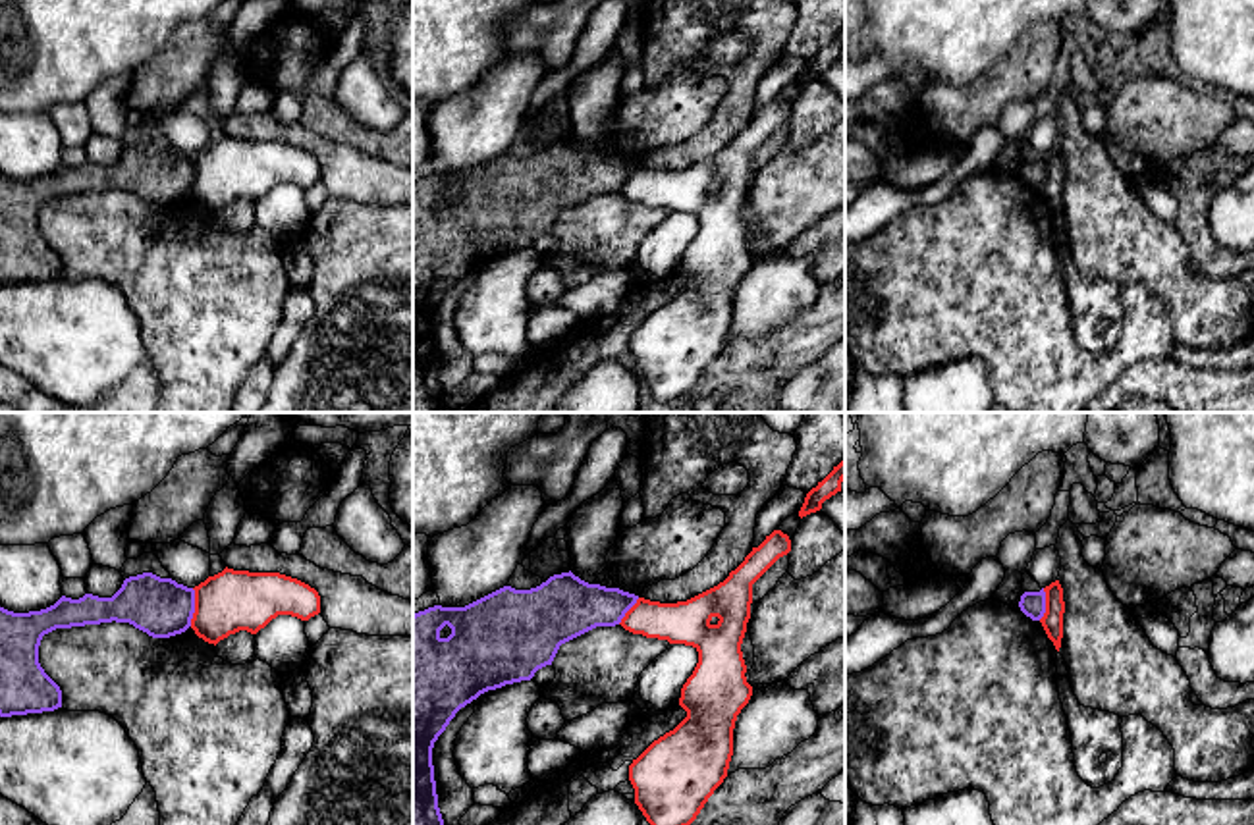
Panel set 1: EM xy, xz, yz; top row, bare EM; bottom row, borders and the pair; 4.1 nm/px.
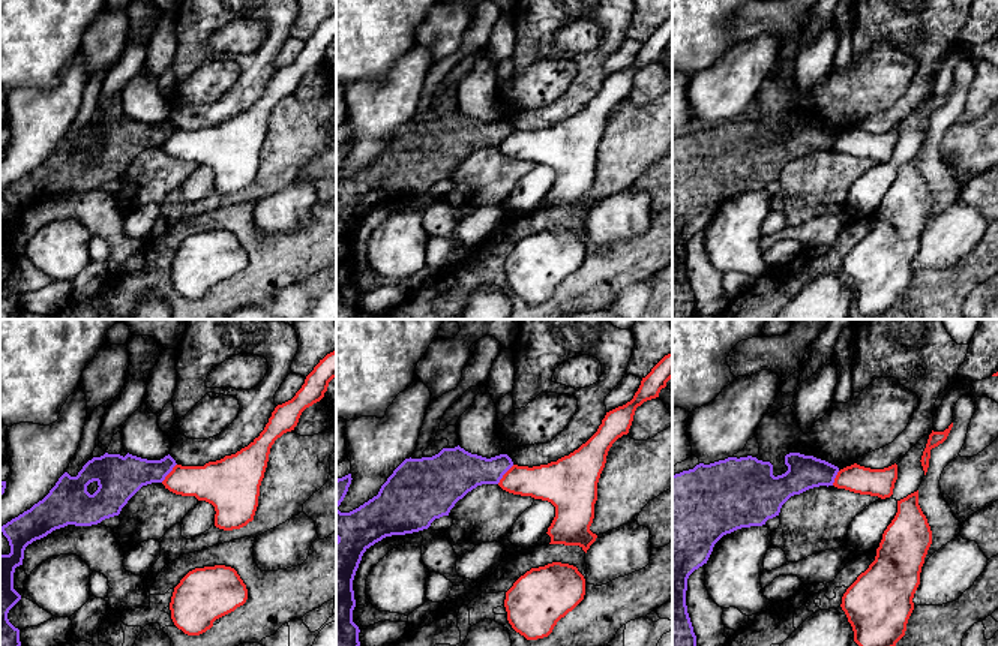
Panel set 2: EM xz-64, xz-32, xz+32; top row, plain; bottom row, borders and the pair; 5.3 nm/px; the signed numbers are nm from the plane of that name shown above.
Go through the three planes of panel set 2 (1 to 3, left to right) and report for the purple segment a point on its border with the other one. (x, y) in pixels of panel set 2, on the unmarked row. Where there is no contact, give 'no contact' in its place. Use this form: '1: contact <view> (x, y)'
1: contact xz-64 (170, 137)
2: contact xz-32 (505, 138)
3: contact xz+32 (835, 143)

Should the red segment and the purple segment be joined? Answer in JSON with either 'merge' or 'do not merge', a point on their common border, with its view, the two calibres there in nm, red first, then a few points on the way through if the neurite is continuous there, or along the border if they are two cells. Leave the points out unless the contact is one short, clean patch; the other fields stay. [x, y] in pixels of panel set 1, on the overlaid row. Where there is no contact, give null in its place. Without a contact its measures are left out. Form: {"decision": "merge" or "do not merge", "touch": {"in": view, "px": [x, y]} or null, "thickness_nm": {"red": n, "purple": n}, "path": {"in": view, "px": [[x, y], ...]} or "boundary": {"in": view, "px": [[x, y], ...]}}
{"decision": "do not merge", "touch": {"in": "xy", "px": [195, 608]}, "thickness_nm": {"red": 260, "purple": 240}, "boundary": {"in": "xy", "px": [[193, 588], [193, 617], [190, 625]]}}

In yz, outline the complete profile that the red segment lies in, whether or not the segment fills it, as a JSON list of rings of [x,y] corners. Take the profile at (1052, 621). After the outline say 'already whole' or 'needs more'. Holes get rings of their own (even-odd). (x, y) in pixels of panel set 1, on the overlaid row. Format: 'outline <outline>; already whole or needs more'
outline [[[1059,580],[1051,582],[1044,588],[1046,592],[1046,613],[1040,619],[1048,638],[1053,642],[1055,650],[1061,648],[1063,638],[1063,613],[1065,613],[1065,601],[1063,601],[1063,588]]]; already whole

